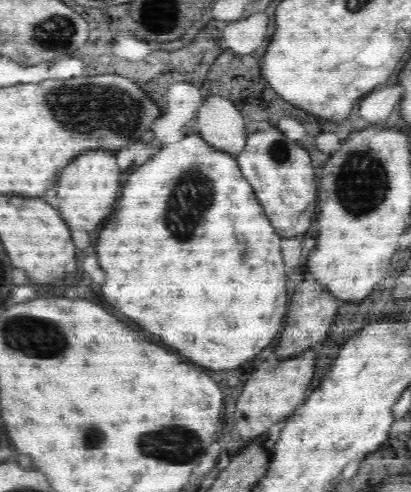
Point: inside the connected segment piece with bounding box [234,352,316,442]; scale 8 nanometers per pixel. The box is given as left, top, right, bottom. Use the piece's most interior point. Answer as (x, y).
(270, 395)

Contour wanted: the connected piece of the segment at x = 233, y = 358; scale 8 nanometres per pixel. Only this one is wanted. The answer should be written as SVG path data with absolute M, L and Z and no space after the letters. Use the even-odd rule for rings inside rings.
M198 134L181 136L180 140L172 142L162 146L162 150L154 158L150 158L140 170L136 170L134 174L128 176L124 188L121 188L122 198L116 202L116 208L113 208L114 214L110 216L104 230L100 232L100 240L96 244L96 254L100 258L100 266L108 274L106 282L102 286L102 292L104 292L104 298L114 308L118 308L128 318L136 320L136 324L142 330L160 336L160 340L166 346L172 346L174 350L178 350L180 356L192 360L194 364L210 368L210 370L232 370L232 368L238 368L240 364L252 360L254 356L258 356L274 340L274 336L278 334L278 328L282 328L282 320L286 316L286 306L288 306L286 276L284 276L284 264L282 264L284 260L280 256L282 238L278 234L274 234L270 220L264 216L264 212L258 204L259 200L256 200L256 196L250 188L251 184L242 178L238 164L236 164L237 157L214 150Z

